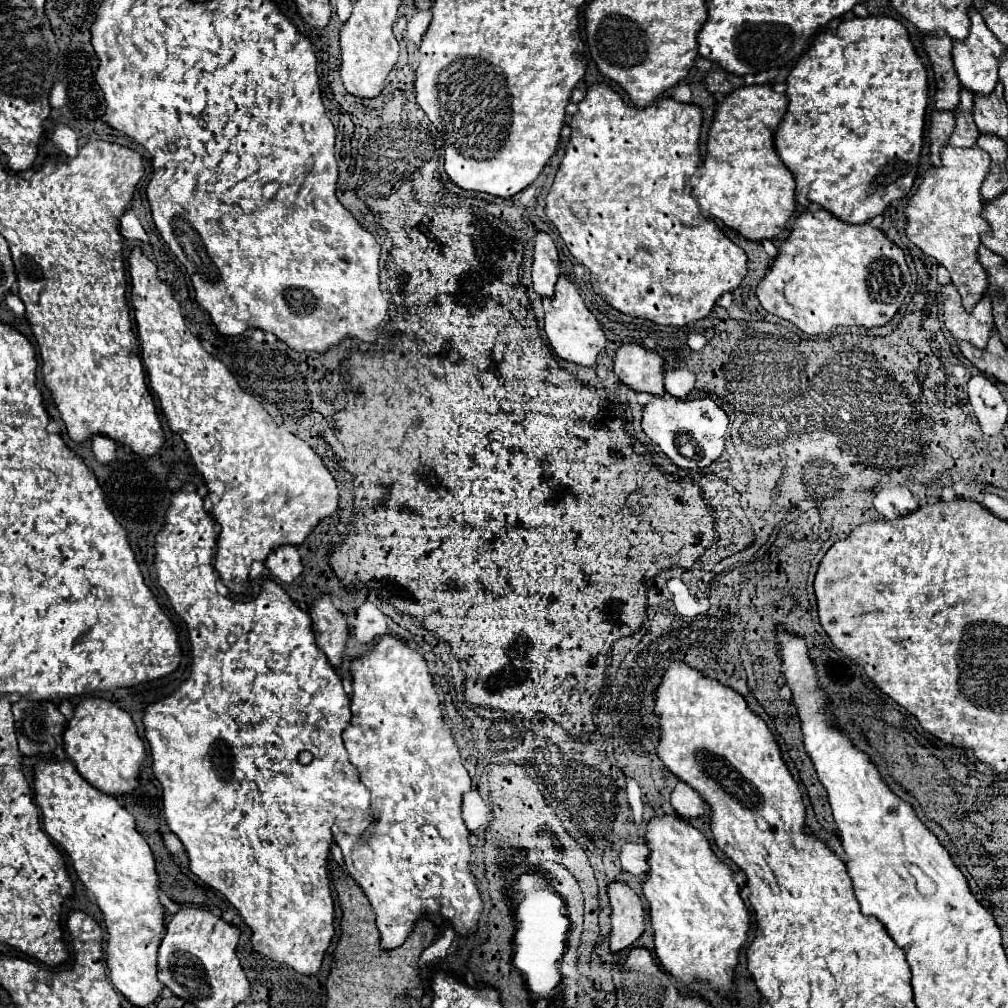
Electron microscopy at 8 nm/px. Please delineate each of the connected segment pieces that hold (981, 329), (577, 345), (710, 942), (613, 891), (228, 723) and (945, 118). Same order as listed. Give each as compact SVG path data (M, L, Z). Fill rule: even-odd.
M948 284L942 288L942 304L944 304L944 324L948 332L954 336L954 340L972 342L978 350L984 350L992 330L996 328L988 294L984 294L984 298L976 304L976 310L968 314L960 302L958 290L952 284Z
M562 274L556 282L556 290L554 296L548 300L546 306L546 316L544 316L544 330L546 336L554 348L554 352L568 360L568 362L576 362L582 366L592 366L596 364L598 354L604 350L606 346L606 336L598 324L598 320L594 318L594 314L586 308L584 300L580 298L576 286Z
M676 812L654 814L646 824L644 842L650 854L642 892L650 904L656 956L680 982L690 984L698 978L728 996L732 968L750 926L732 870L710 850L706 836Z
M620 880L608 884L608 900L612 908L610 948L618 952L628 948L644 932L644 906L634 890Z
M184 486L178 490L176 496L172 496L170 506L166 510L164 526L160 528L160 534L156 536L156 558L154 568L158 574L160 586L166 590L174 610L182 616L182 620L188 626L190 644L192 644L192 668L188 680L184 680L170 696L152 702L144 710L144 736L150 744L152 752L152 770L156 780L162 786L162 799L164 816L170 826L170 830L180 838L180 842L186 848L190 870L208 886L216 888L226 896L226 900L240 912L244 922L252 930L252 946L256 952L262 952L264 956L286 964L294 968L300 974L316 974L326 948L330 946L330 940L334 936L334 900L330 894L330 880L328 880L328 854L330 844L334 842L330 828L336 824L346 834L364 834L368 824L372 822L370 812L370 790L362 786L360 774L356 766L348 762L348 752L342 742L342 730L350 722L350 700L342 688L340 676L334 672L334 668L328 664L328 658L324 652L316 650L314 634L310 630L310 616L302 612L292 598L272 580L262 578L260 580L260 594L252 602L234 602L228 596L218 594L216 590L216 570L214 570L214 544L216 544L216 532L214 532L214 520L208 516L208 512L202 506L202 498L196 494L196 490ZM300 752L312 752L312 762L302 764L298 760Z
M932 112L932 120L930 120L930 130L928 130L928 140L930 140L930 154L932 154L932 162L934 166L940 164L940 150L942 146L948 144L948 138L952 136L956 124L956 116L954 112Z

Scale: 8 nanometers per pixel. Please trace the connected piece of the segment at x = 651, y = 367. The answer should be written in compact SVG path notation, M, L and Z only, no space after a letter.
M622 344L616 350L614 372L624 384L638 392L664 394L662 364L664 360L656 352L640 344Z

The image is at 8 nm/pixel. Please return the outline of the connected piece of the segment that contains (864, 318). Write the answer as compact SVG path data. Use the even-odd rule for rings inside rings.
M818 208L804 212L792 228L788 240L780 246L780 256L774 260L770 272L760 280L756 296L764 310L790 320L802 332L816 336L826 334L836 326L858 326L858 328L878 328L888 324L898 308L902 306L912 284L912 274L908 270L904 252L890 242L884 232L866 224L840 222L832 212Z

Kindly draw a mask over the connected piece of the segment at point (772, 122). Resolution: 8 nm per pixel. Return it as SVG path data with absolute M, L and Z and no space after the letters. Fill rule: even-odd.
M768 84L766 86L742 86L726 96L714 114L714 122L710 128L708 144L706 144L706 158L702 172L710 172L714 180L714 196L710 206L710 216L722 220L728 228L738 230L744 238L760 242L764 238L776 238L786 228L788 220L796 210L796 180L792 172L784 166L776 152L774 136L776 128L780 126L788 108L788 98L784 94L774 92Z

